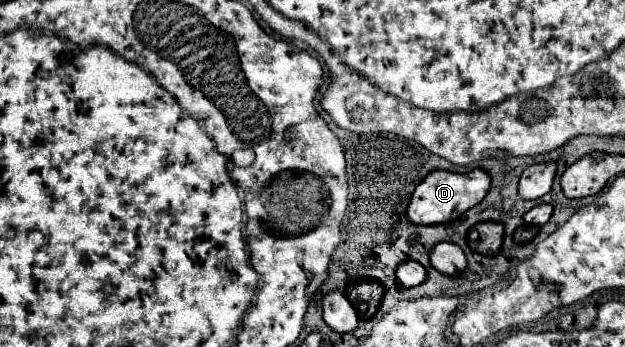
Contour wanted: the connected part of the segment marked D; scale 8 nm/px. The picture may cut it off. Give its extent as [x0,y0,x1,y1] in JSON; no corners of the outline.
[407,169,491,225]

